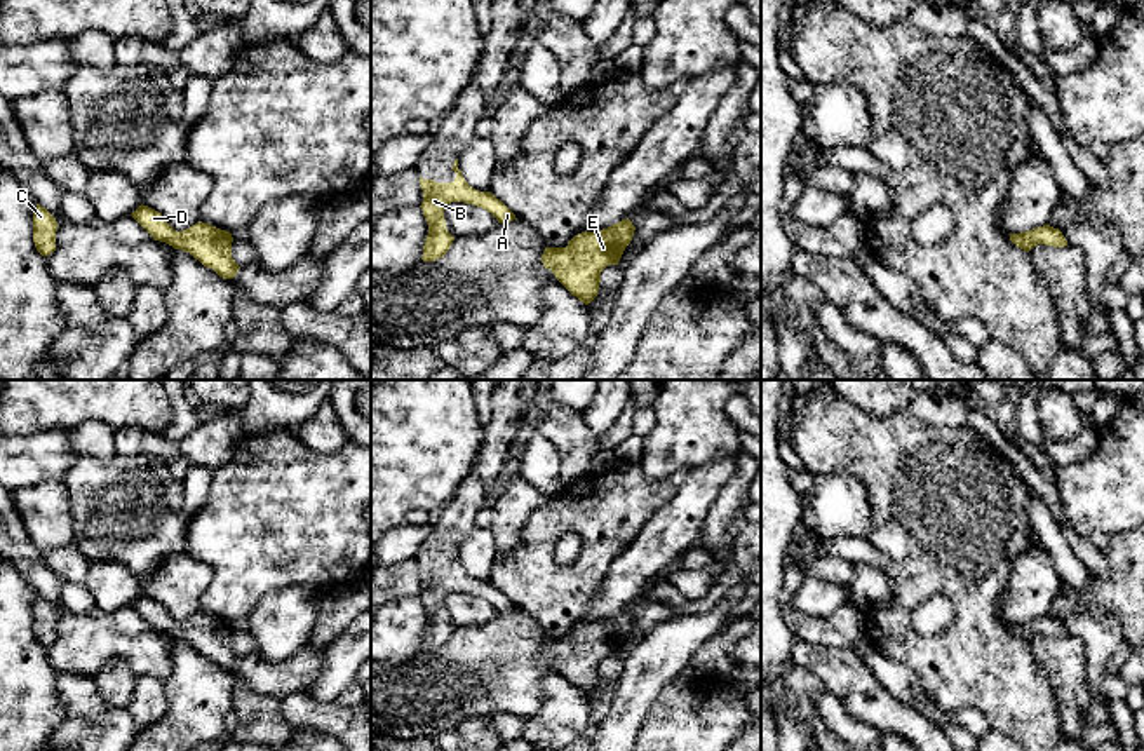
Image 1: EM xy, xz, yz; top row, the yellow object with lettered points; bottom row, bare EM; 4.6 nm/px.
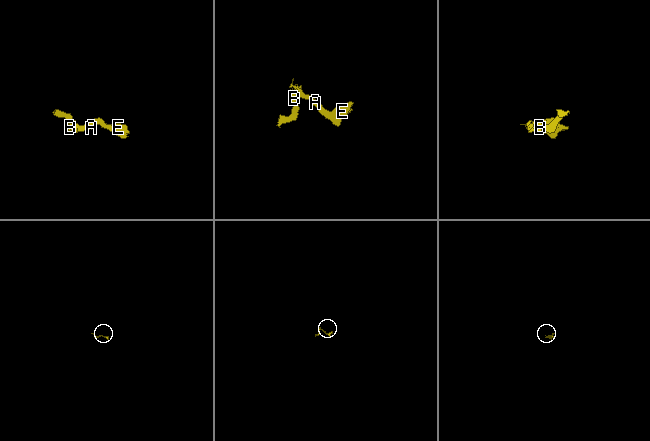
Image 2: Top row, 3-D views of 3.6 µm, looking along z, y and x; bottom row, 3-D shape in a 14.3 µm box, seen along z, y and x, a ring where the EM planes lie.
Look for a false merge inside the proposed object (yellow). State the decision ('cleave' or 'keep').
keep

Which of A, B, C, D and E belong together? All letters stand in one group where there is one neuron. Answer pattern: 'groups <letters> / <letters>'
groups A B C D E

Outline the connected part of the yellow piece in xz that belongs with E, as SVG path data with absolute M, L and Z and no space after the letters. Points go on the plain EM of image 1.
M627 608L597 622L582 622L566 638L545 638L542 653L573 687L589 695L597 687L601 662L618 655L634 620Z

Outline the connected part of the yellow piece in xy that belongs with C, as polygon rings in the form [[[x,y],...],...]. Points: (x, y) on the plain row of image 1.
[[[37,594],[33,603],[33,633],[42,646],[49,646],[56,641],[56,608],[40,594]]]

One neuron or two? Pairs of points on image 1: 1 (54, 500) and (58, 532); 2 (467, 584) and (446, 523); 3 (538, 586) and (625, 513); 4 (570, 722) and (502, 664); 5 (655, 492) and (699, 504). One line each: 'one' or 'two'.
1: one
2: one
3: one
4: two
5: two

